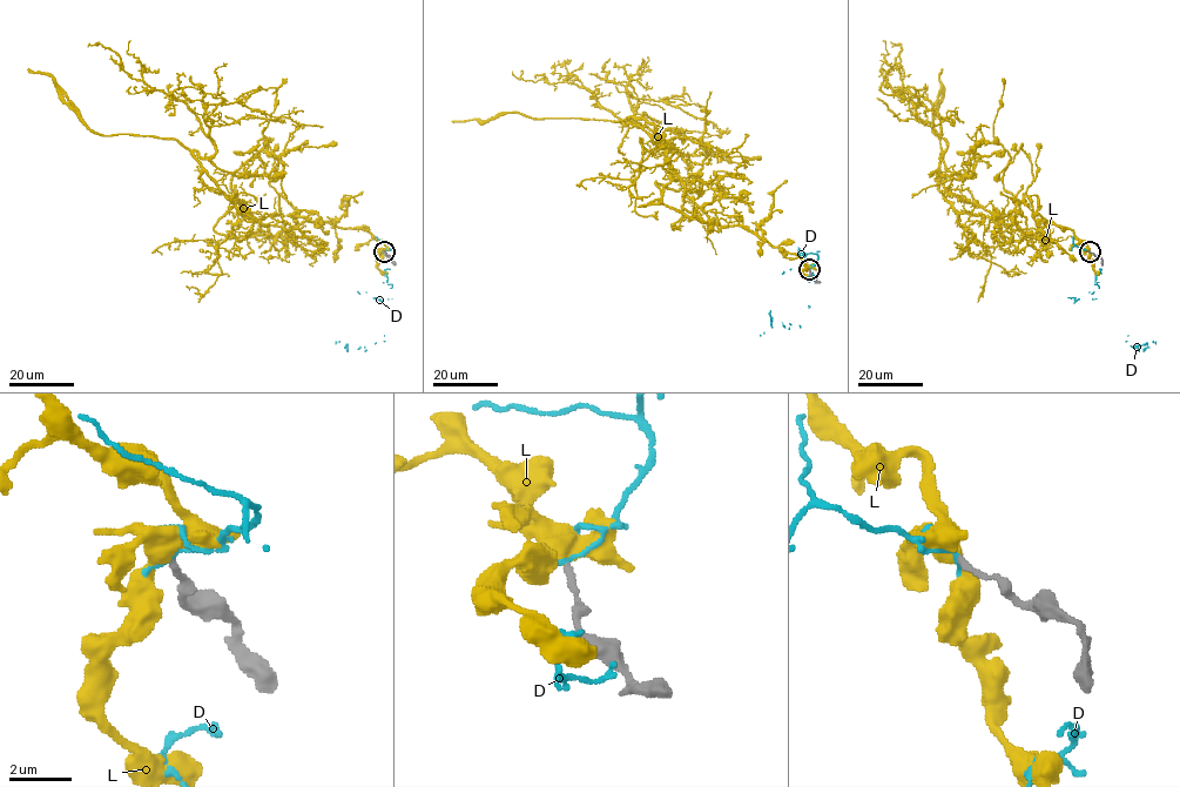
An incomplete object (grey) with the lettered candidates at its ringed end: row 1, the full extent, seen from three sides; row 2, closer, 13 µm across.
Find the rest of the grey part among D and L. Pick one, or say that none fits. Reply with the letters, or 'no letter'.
no letter

